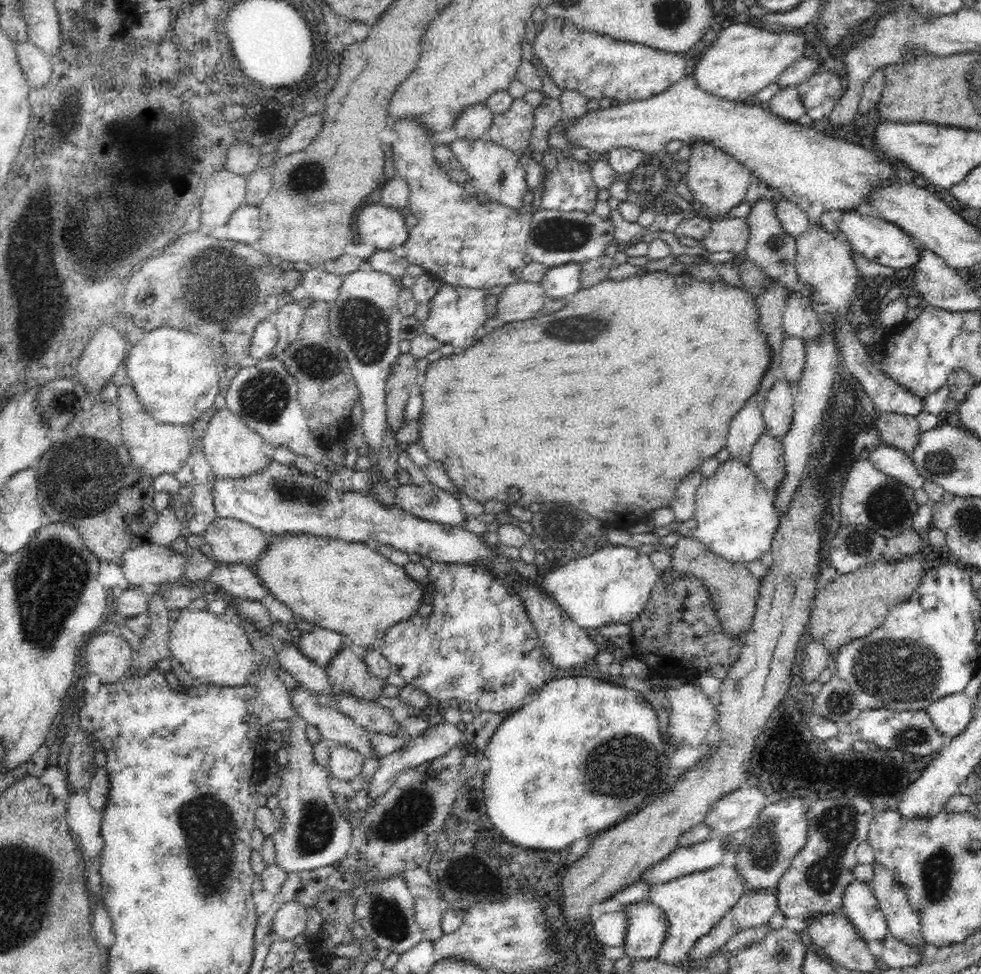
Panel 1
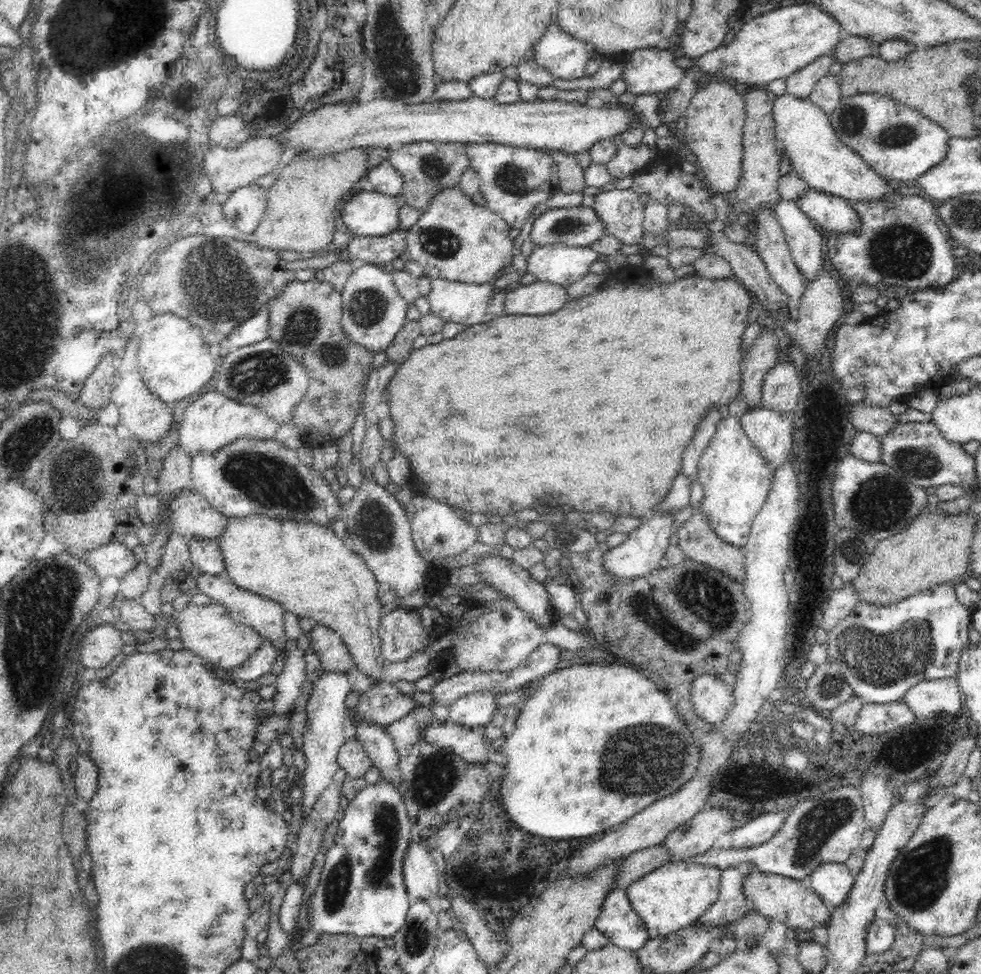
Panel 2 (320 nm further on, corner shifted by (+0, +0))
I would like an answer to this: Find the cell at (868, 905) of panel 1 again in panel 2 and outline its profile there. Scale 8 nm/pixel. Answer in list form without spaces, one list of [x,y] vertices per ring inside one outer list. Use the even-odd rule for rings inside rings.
[[[825,862],[809,874],[810,887],[822,896],[830,912],[841,906],[854,881],[855,875],[845,863]]]

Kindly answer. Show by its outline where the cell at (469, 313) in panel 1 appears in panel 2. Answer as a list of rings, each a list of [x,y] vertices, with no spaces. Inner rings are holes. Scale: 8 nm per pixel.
[[[436,278],[431,280],[431,289],[426,297],[432,314],[444,322],[458,322],[469,327],[496,318],[488,314],[488,305],[494,293],[489,283],[466,284]]]

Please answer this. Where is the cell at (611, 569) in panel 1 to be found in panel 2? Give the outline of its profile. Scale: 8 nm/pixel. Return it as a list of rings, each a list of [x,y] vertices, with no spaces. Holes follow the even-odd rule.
[[[654,514],[652,518],[643,518],[640,526],[630,532],[622,544],[606,552],[605,568],[608,575],[612,575],[618,581],[629,581],[661,568],[661,561],[670,545],[670,537],[675,532],[674,521],[674,516],[670,514]]]

